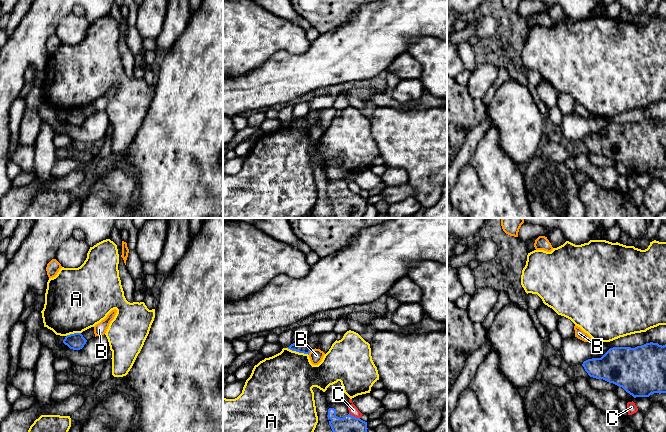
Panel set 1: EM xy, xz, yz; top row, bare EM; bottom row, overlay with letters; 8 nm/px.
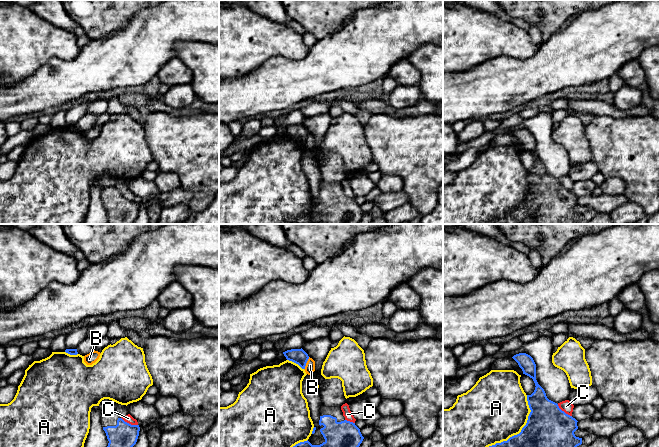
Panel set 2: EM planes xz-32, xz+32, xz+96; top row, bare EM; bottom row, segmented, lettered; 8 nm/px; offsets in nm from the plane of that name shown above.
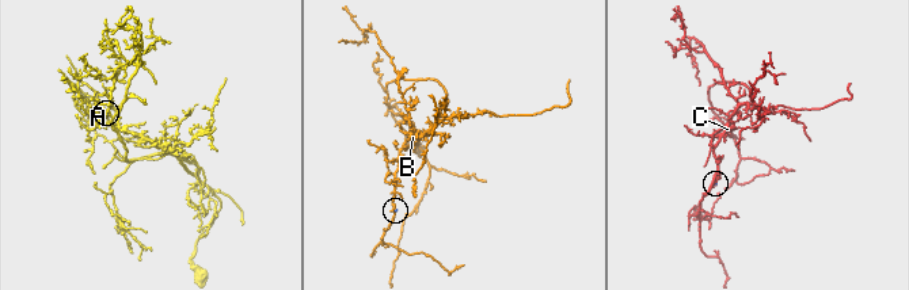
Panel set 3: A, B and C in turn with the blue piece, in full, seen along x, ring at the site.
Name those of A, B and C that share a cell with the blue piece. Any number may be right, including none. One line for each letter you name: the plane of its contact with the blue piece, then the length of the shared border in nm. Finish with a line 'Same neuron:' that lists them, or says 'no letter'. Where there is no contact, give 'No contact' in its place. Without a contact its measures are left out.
Same neuron: no letter

